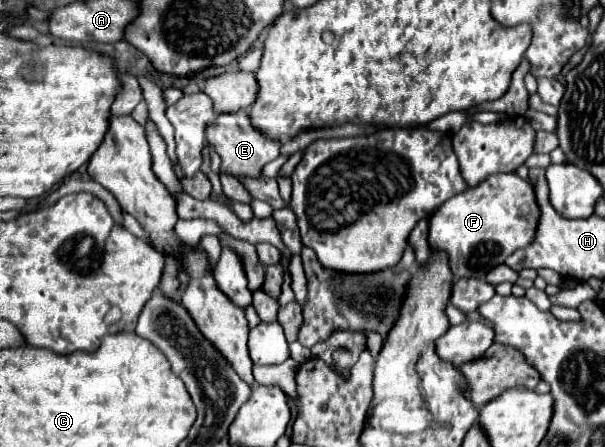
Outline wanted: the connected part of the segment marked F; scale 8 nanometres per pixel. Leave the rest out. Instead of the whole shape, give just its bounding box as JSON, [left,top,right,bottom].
[428,173,540,279]

